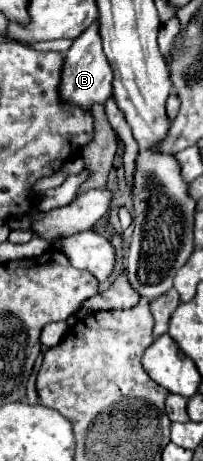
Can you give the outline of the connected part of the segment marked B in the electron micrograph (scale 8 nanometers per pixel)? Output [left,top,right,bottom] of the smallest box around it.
[59,22,113,112]

